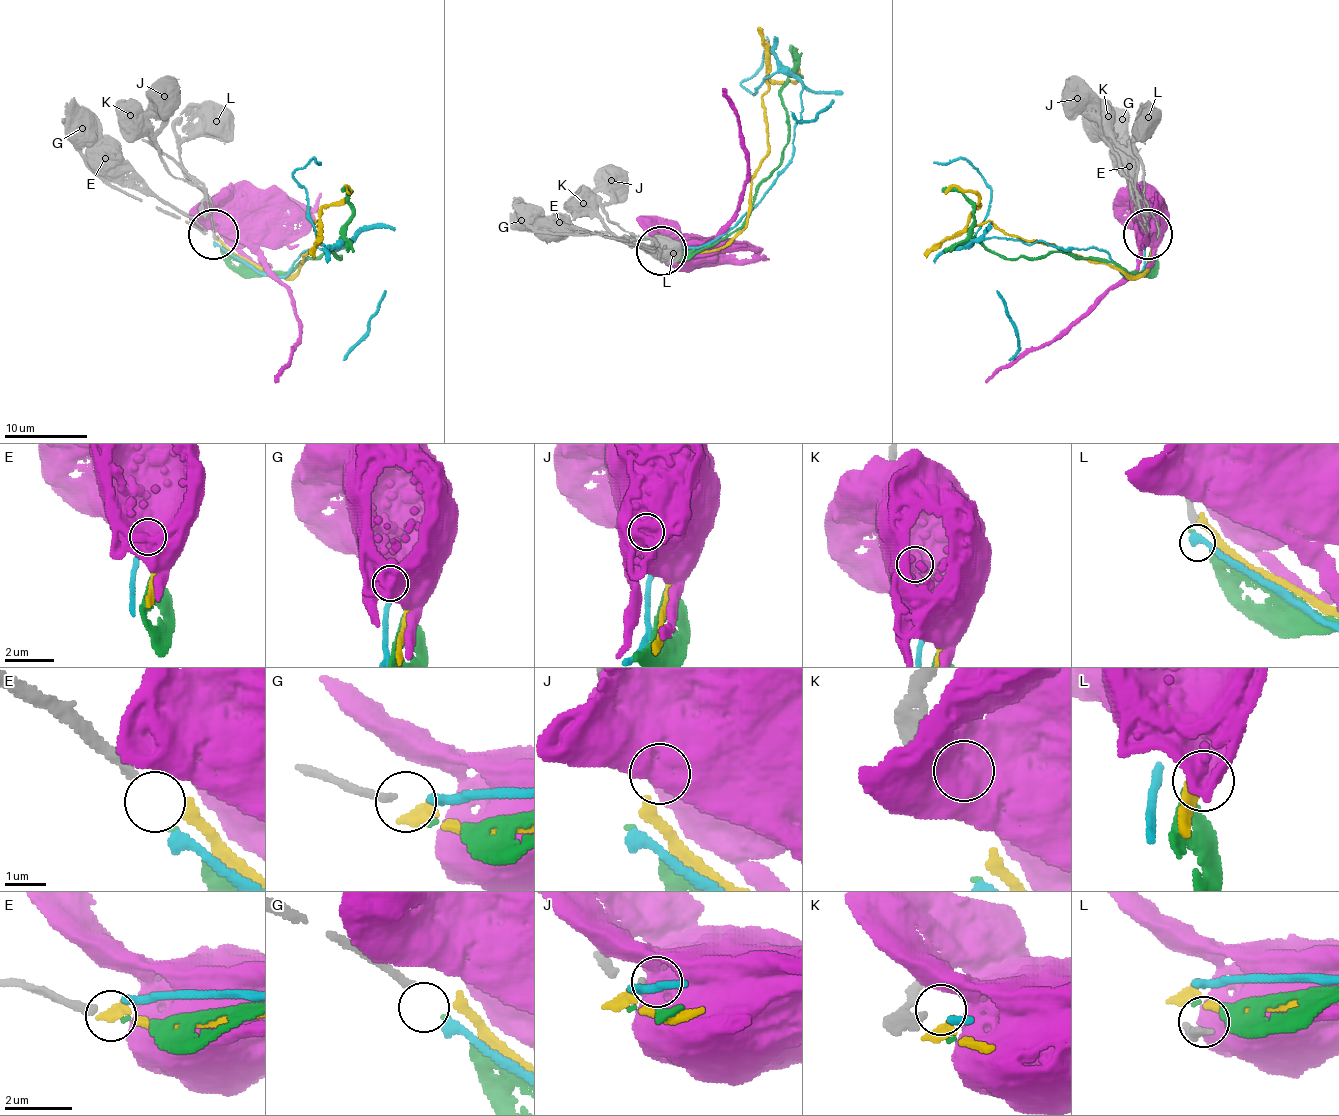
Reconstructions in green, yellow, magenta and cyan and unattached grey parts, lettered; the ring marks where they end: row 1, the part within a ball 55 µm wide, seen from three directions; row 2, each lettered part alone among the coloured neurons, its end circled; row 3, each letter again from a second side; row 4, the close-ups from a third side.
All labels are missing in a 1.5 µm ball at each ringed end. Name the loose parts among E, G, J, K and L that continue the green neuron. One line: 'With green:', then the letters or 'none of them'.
With green: E

